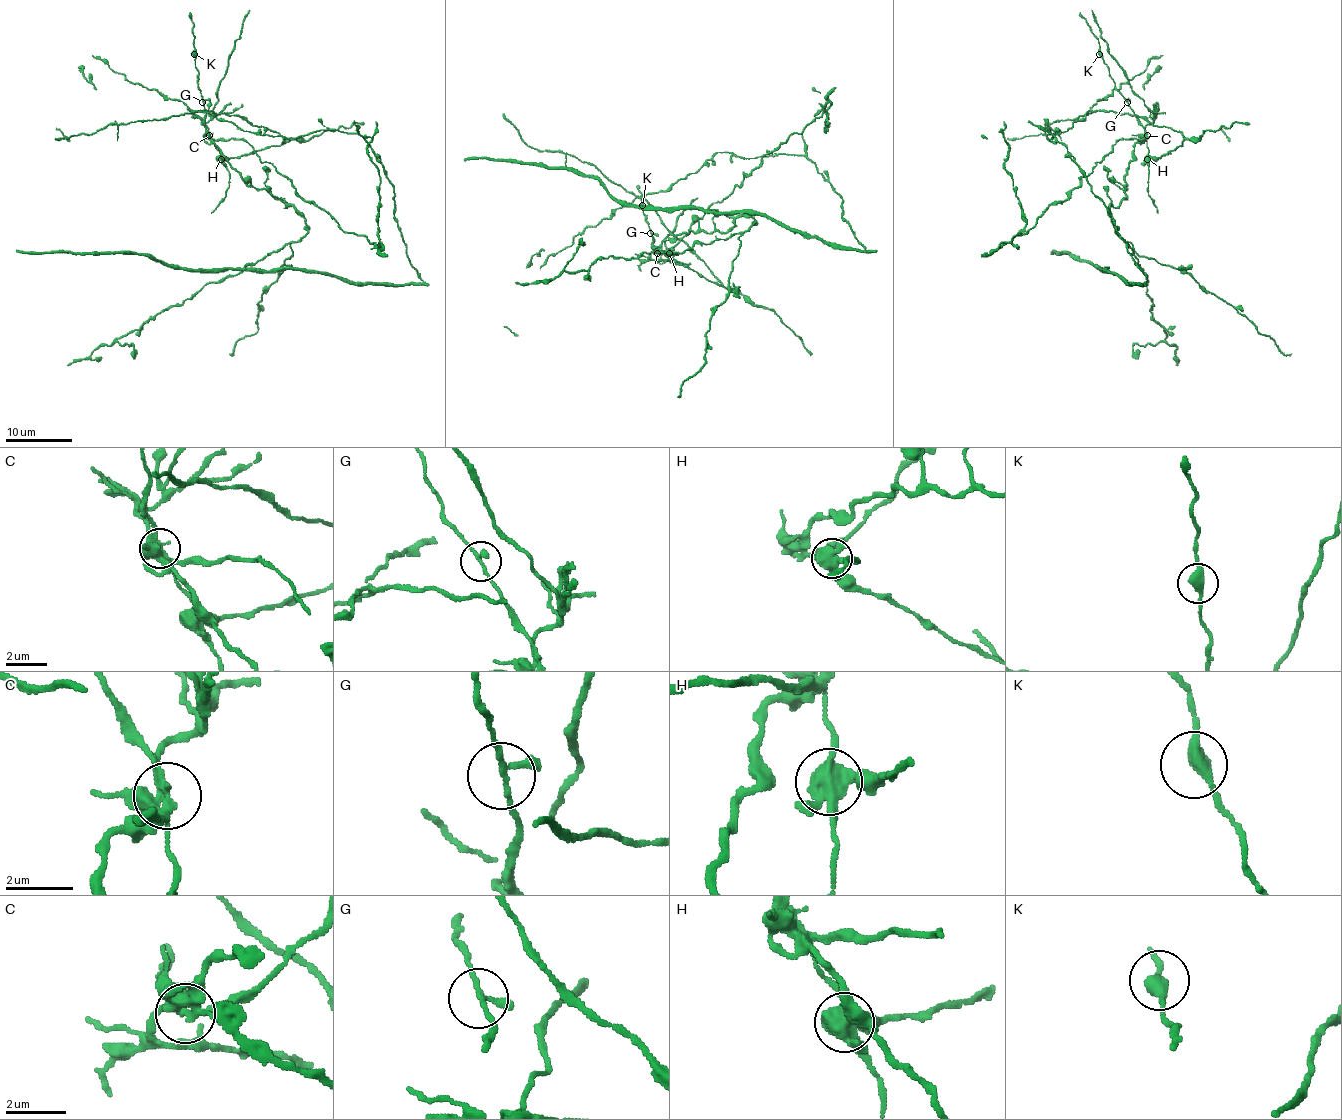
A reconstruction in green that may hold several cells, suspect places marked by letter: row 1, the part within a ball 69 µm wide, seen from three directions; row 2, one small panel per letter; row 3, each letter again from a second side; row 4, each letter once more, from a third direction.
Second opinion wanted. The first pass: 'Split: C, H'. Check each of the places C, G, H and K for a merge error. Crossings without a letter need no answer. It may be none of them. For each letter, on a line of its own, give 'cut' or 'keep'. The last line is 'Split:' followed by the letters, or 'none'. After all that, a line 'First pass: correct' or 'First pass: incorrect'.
C: cut
G: keep
H: cut
K: keep
Split: C, H
First pass: correct

